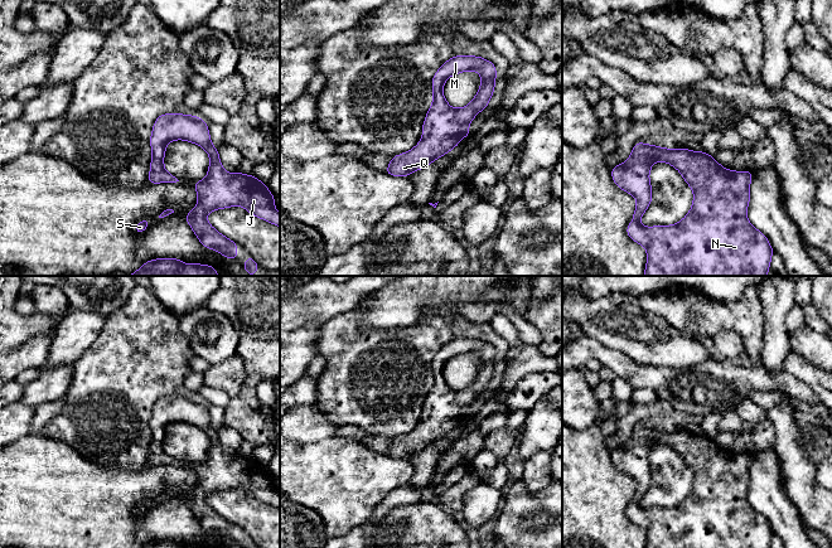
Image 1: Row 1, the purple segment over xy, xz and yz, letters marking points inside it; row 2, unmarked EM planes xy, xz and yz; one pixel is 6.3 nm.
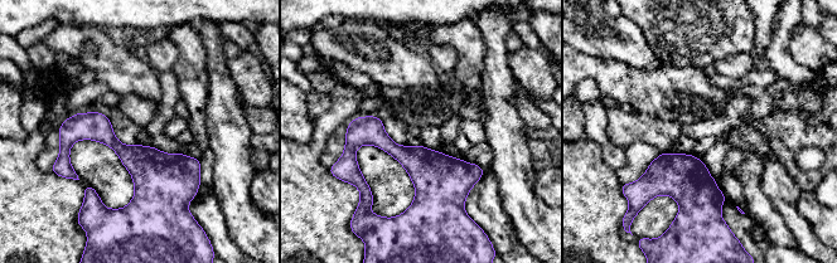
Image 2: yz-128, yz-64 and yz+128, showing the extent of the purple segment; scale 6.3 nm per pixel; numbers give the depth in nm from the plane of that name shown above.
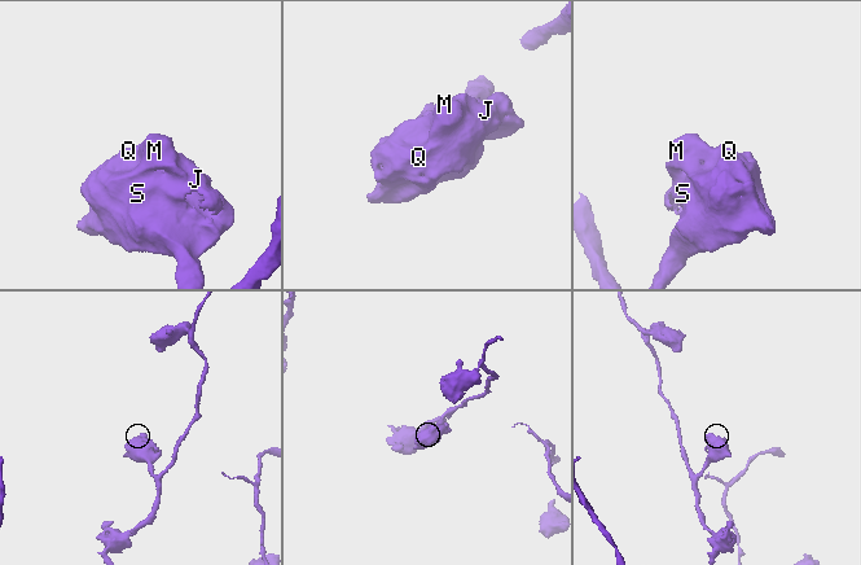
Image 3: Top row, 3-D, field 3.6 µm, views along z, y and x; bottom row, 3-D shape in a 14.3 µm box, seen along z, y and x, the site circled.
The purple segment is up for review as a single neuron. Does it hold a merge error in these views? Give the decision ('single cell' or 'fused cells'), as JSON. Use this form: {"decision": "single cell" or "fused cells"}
{"decision": "single cell"}

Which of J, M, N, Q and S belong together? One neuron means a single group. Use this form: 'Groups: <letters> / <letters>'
Groups: J M N Q S

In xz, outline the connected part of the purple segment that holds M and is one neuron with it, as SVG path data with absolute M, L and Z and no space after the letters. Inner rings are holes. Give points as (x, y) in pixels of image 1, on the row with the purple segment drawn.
M456 55L446 60L432 77L434 100L424 121L421 141L412 150L393 156L386 173L407 178L448 154L463 137L468 137L471 134L468 126L493 96L495 76L495 66L482 57ZM468 71L480 74L480 88L468 106L453 108L444 97L444 83L449 77Z

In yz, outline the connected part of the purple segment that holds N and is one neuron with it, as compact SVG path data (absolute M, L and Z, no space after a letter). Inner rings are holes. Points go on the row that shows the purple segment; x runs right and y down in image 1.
M639 141L625 163L611 168L611 178L618 188L637 199L627 234L647 249L644 276L766 276L774 251L746 217L753 171L727 170L703 151L664 149ZM656 161L668 163L682 174L693 190L693 204L677 224L643 227L639 219L652 202L649 171Z

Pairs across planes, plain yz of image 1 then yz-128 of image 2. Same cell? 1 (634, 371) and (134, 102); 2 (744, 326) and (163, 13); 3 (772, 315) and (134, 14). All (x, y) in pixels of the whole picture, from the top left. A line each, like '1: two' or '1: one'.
1: one
2: two
3: two

